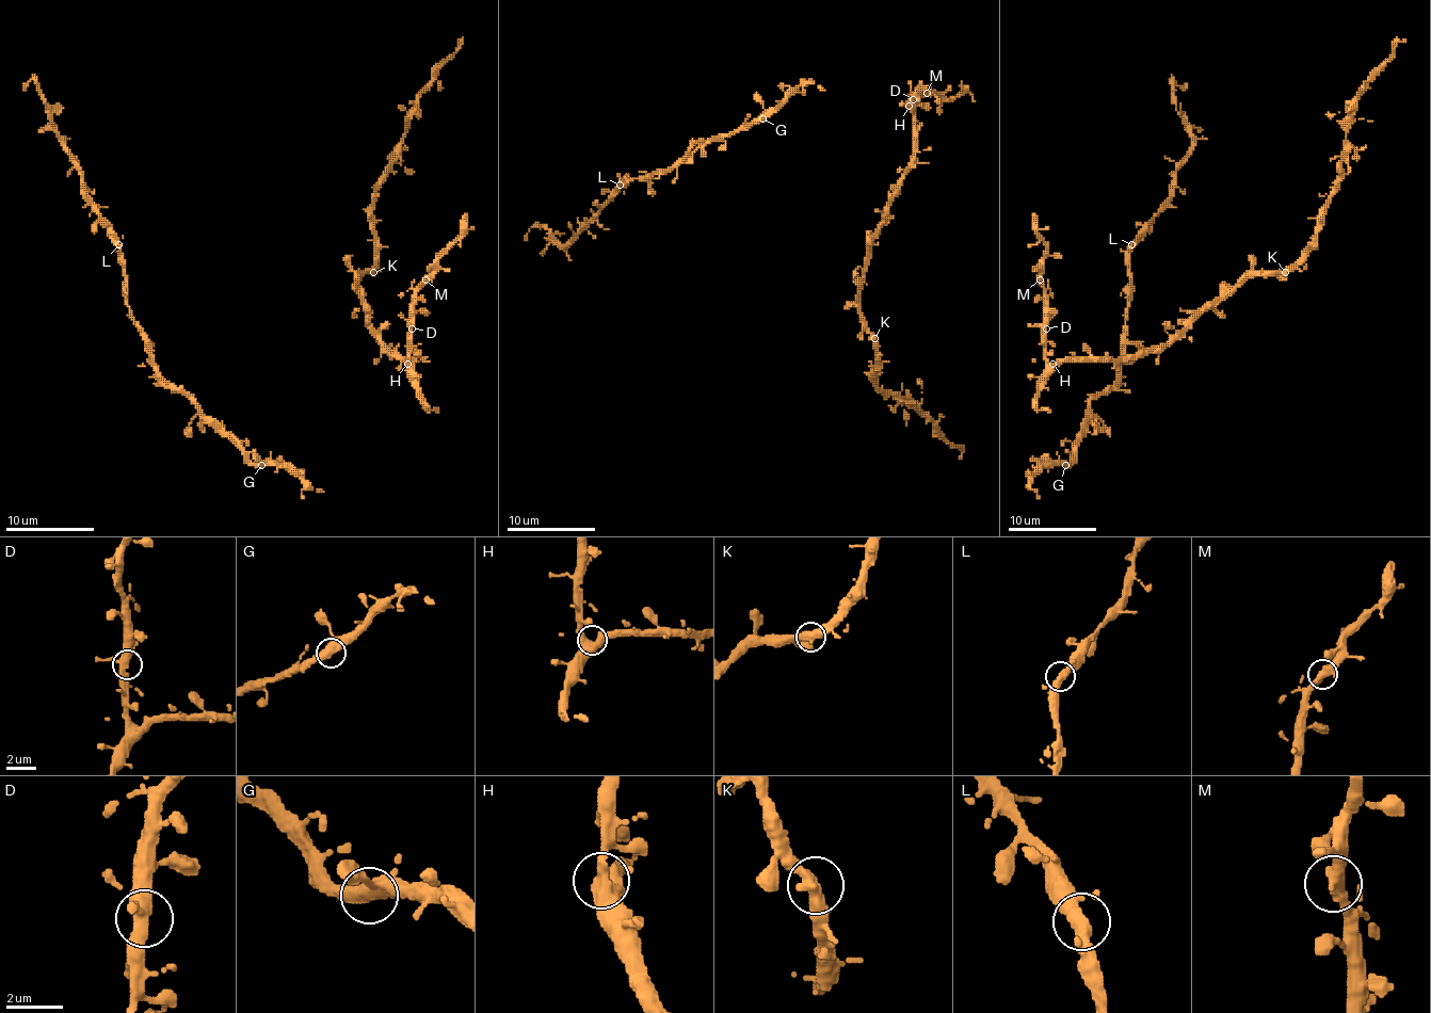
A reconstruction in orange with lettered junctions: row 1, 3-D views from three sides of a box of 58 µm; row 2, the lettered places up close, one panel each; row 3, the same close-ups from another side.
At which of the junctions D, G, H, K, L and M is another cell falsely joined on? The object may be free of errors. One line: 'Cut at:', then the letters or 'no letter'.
Cut at: no letter

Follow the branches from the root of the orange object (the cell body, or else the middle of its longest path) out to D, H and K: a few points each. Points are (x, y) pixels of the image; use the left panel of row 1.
D: (422, 407), (418, 379), (409, 366), (412, 328)
H: (422, 407), (416, 372), (407, 364)
K: (422, 407), (412, 359), (399, 359), (370, 324), (358, 273), (374, 271)

